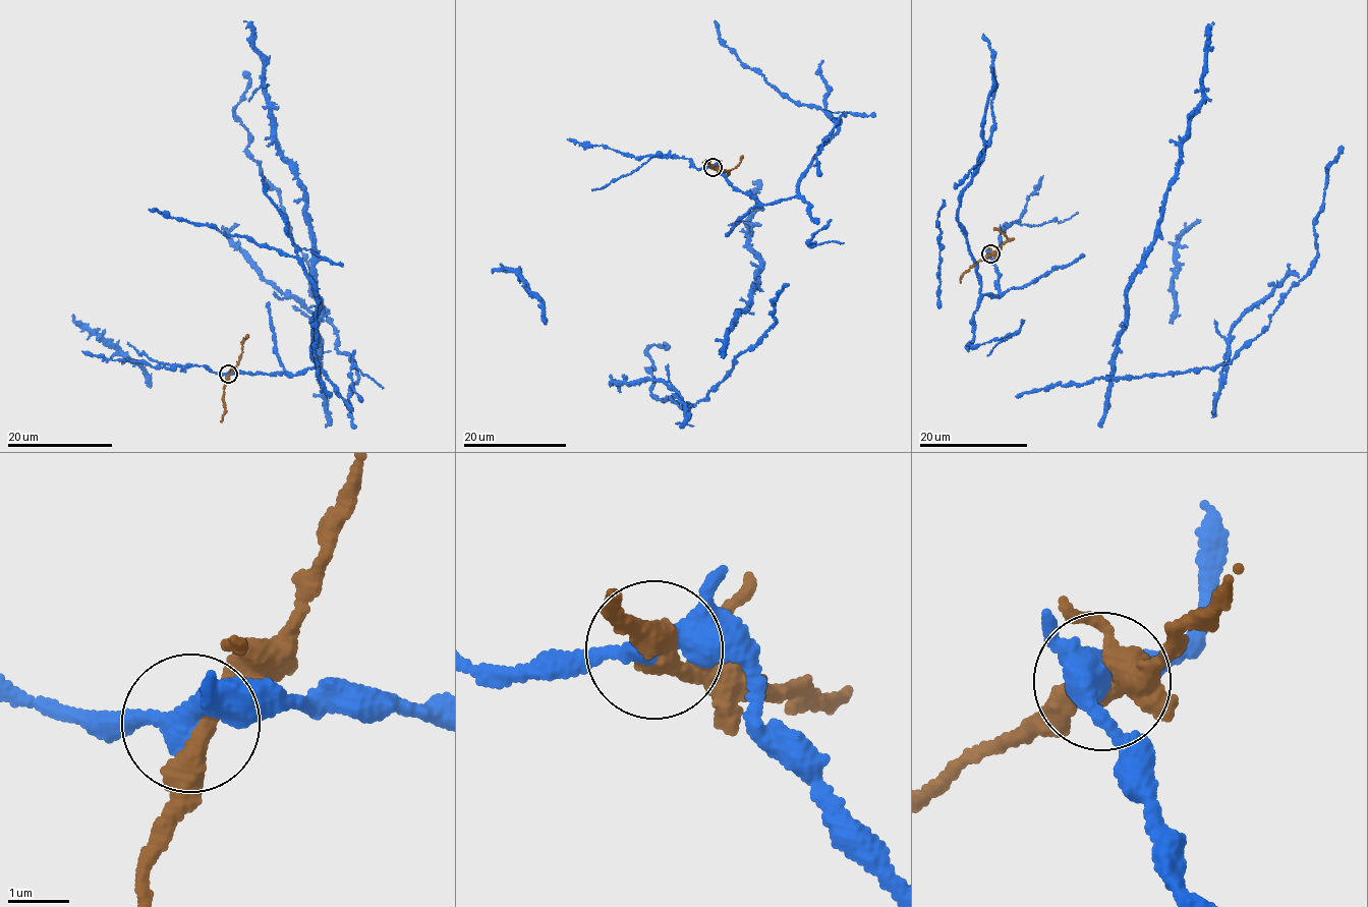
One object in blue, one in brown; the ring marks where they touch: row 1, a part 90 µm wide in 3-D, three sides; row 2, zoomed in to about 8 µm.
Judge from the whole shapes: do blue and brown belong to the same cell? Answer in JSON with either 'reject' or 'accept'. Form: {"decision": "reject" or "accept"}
{"decision": "reject"}

